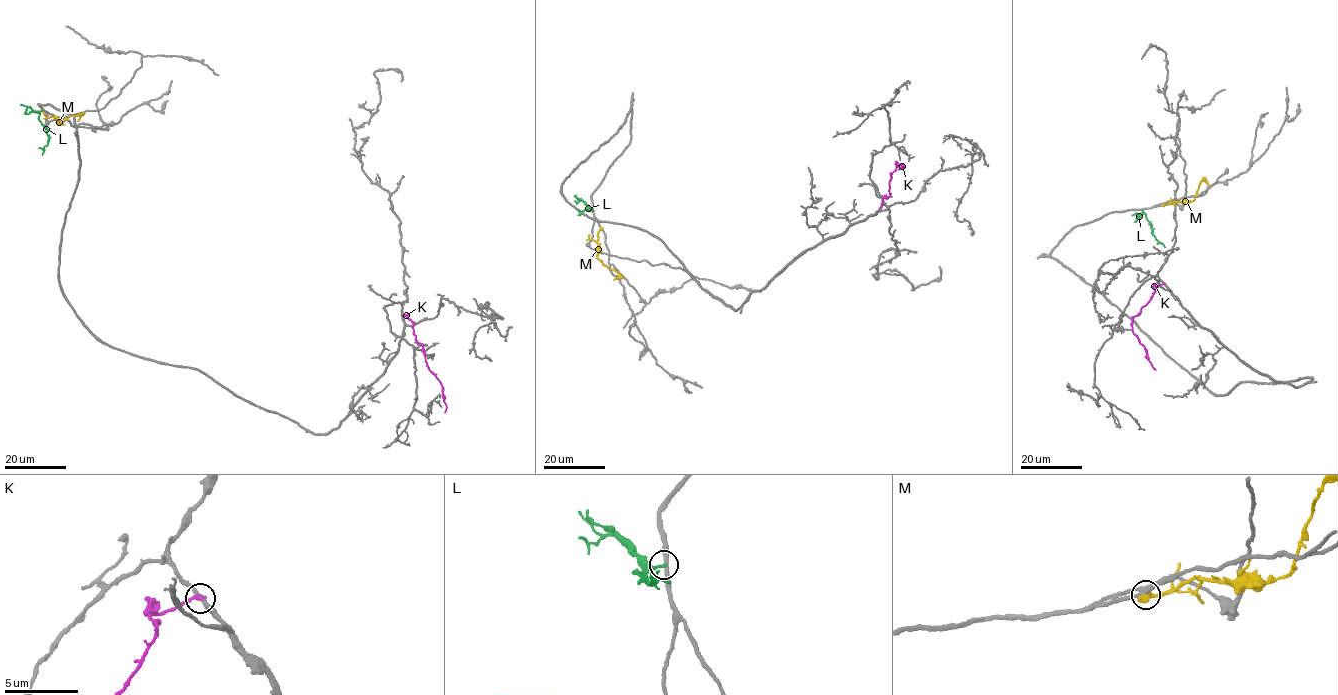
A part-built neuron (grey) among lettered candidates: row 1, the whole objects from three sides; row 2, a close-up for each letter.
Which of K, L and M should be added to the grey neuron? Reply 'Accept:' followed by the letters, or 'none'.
Accept: none

